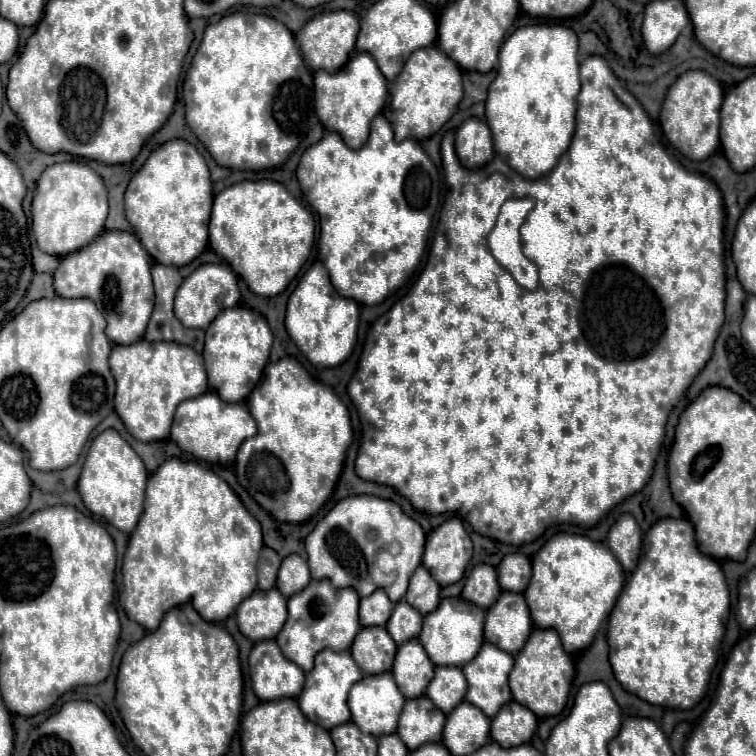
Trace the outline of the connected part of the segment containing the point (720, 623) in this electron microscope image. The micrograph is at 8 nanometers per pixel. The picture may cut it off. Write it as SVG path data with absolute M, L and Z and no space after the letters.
M665 518L651 526L645 534L643 556L637 570L629 576L609 616L609 660L615 678L621 686L639 698L659 704L689 710L705 694L711 670L715 666L719 644L725 636L729 610L729 590L723 570L717 560L703 556L695 544L695 532L685 518Z

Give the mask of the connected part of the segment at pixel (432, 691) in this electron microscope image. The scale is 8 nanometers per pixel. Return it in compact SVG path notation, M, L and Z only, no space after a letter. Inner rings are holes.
M438 666L427 688L427 696L445 714L449 714L459 702L463 702L465 692L467 692L465 676L462 669L455 666Z

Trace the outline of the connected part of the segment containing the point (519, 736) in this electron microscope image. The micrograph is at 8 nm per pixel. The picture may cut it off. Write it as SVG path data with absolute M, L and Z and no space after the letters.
M515 700L501 706L499 714L491 720L491 738L497 740L497 744L501 744L503 748L529 742L535 730L537 716Z

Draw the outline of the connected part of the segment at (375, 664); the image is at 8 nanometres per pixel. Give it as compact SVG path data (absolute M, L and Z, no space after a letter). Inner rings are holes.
M361 620L360 621L360 630L359 634L355 636L355 642L352 643L351 646L351 654L353 654L353 660L357 662L357 666L365 672L365 674L381 674L381 672L389 672L391 670L391 666L393 666L393 658L395 658L395 652L397 652L397 644L393 642L393 638L389 636L389 632L385 632L385 626L361 626Z

